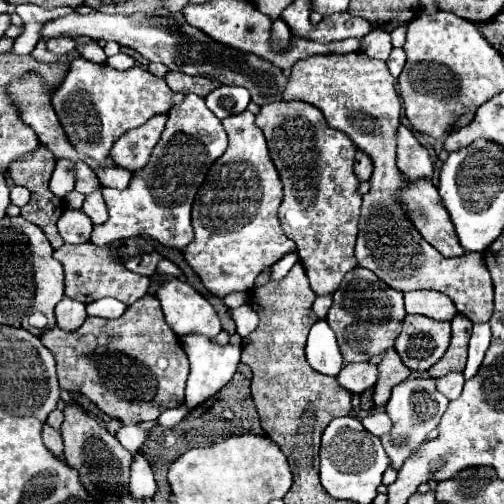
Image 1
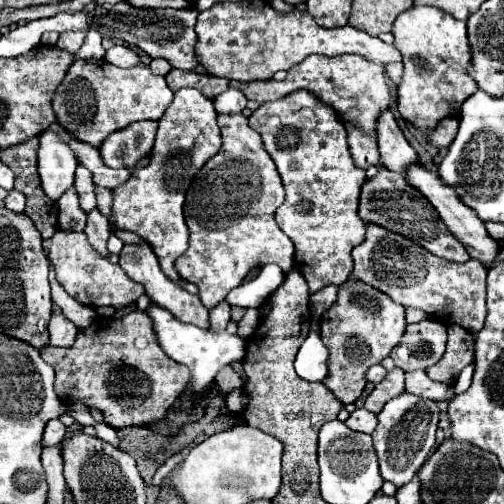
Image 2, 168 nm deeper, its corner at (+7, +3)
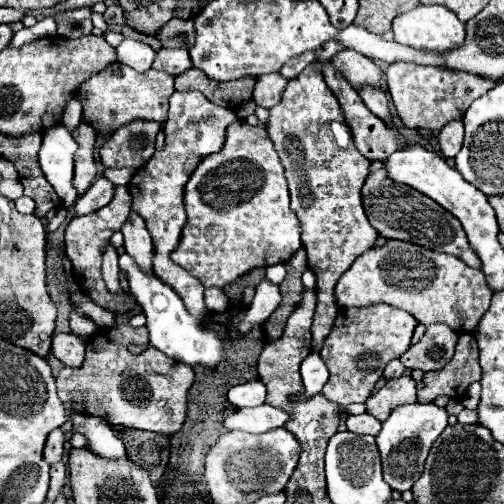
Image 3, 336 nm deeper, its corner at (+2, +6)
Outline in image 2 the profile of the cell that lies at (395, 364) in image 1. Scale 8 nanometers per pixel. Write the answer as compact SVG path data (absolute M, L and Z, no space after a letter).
M401 369L389 371L389 375L381 383L377 383L373 393L367 397L365 409L377 415L389 399L393 399L393 397L397 397L397 395L401 395L405 391L405 383L403 381L405 379L403 379L403 371Z

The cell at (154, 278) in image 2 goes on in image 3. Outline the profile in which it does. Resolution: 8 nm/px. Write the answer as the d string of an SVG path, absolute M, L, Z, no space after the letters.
M136 212L130 214L128 222L122 226L124 234L124 248L126 254L138 264L138 268L146 274L154 274L152 268L152 258L154 258L154 244L152 236L146 230L146 224L142 218L138 218Z

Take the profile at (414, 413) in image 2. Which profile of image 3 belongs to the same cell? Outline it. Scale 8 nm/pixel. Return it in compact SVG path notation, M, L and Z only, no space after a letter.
M420 402L402 404L390 412L390 416L382 422L380 434L376 436L376 444L382 456L384 480L390 484L390 488L398 492L412 488L412 484L418 480L418 476L424 470L424 462L432 444L442 434L446 424L448 424L448 414L444 408L436 404L420 404Z

